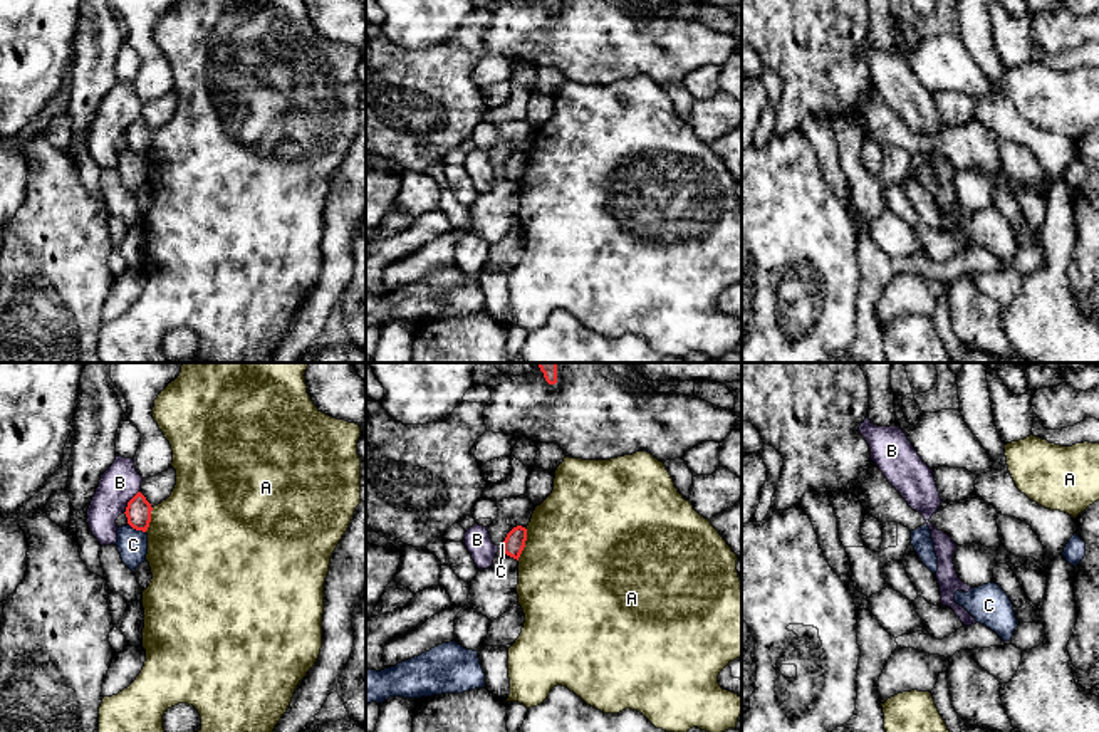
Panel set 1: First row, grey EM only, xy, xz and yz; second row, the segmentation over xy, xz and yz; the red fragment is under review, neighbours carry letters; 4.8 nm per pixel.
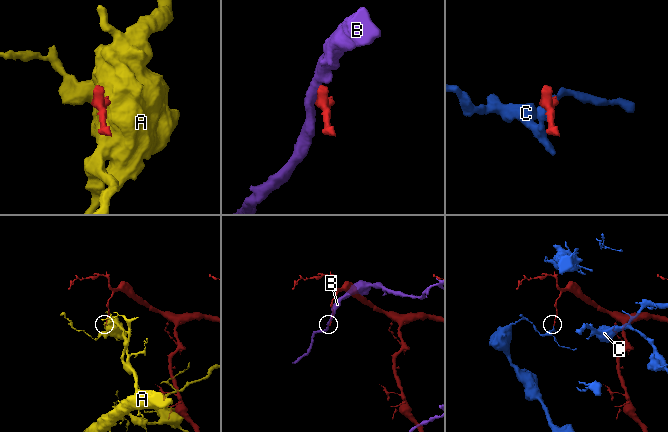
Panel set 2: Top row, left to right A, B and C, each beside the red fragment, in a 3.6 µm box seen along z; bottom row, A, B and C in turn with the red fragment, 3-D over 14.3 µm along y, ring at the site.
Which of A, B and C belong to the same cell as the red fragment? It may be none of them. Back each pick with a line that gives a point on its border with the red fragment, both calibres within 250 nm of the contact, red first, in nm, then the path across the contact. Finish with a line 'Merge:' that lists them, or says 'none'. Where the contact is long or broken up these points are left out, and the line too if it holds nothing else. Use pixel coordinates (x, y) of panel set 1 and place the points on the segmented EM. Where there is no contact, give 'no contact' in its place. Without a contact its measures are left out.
Merge: none

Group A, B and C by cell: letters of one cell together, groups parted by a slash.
A / B / C

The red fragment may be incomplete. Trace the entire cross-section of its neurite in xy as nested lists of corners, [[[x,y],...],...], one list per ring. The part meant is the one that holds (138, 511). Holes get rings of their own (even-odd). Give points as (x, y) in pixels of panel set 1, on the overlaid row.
[[[138,492],[126,507],[126,517],[128,524],[136,529],[146,532],[151,522],[151,504],[146,500],[146,497]]]

